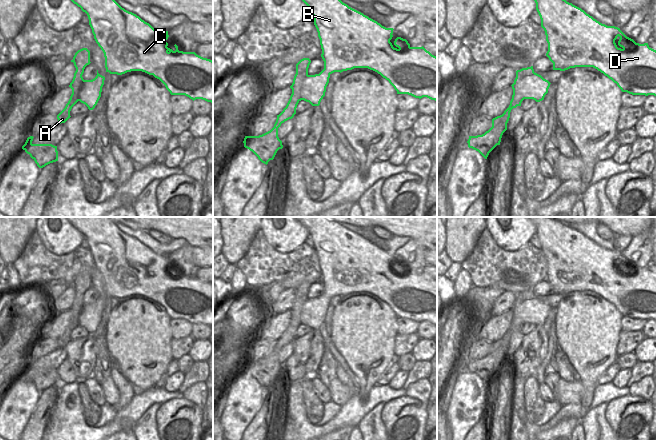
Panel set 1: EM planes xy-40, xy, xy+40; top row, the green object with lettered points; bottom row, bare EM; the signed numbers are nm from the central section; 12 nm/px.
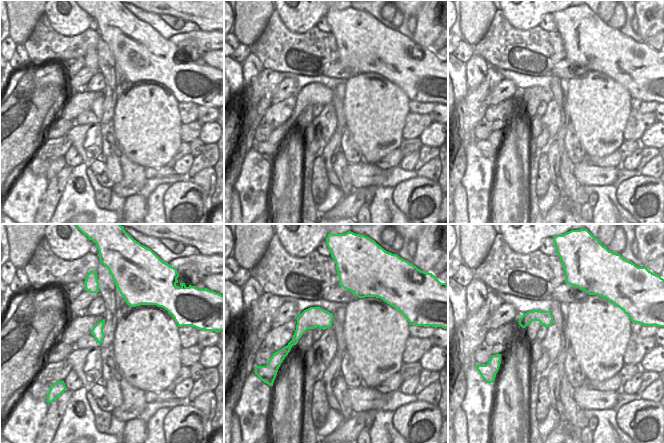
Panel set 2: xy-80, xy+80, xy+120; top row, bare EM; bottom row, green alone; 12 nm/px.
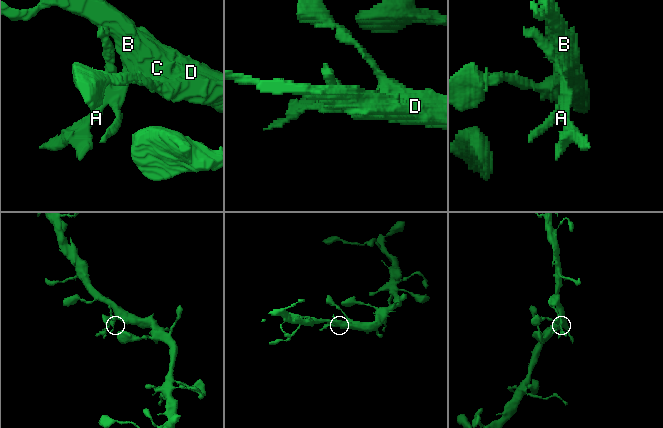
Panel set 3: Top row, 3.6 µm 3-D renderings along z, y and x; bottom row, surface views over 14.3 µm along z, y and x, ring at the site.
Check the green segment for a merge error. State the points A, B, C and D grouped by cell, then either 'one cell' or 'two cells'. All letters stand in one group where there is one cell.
A / B C D | two cells

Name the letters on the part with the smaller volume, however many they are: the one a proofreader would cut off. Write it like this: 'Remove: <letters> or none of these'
Remove: A

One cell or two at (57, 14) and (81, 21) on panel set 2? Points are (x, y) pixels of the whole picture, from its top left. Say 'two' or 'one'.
one

